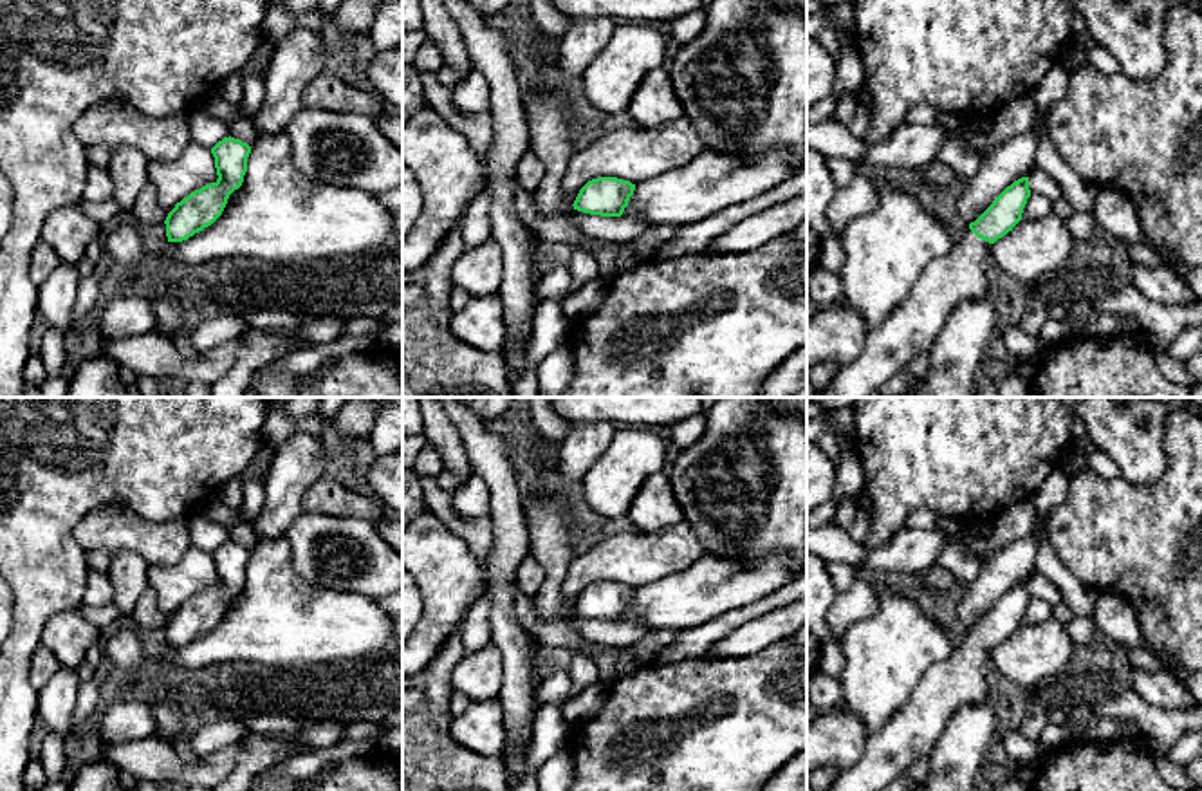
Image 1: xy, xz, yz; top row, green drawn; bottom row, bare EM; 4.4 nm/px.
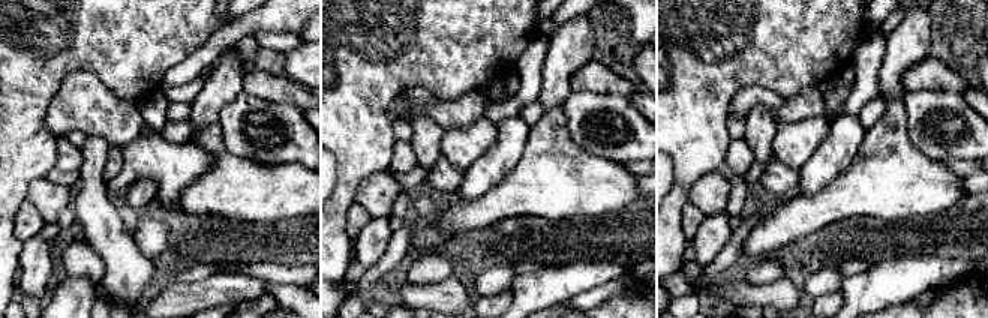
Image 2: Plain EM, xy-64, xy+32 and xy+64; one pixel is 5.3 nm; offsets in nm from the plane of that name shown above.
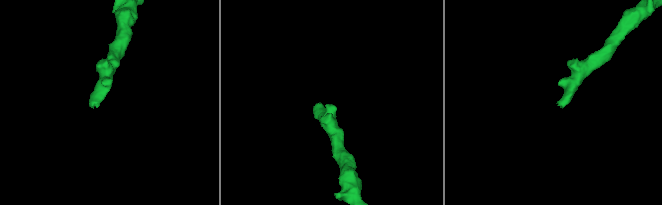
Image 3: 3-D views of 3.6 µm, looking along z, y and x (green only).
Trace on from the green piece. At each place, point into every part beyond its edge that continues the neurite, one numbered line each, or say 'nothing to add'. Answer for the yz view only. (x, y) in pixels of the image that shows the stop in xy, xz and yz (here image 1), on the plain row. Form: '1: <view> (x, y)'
1: yz (914, 732)

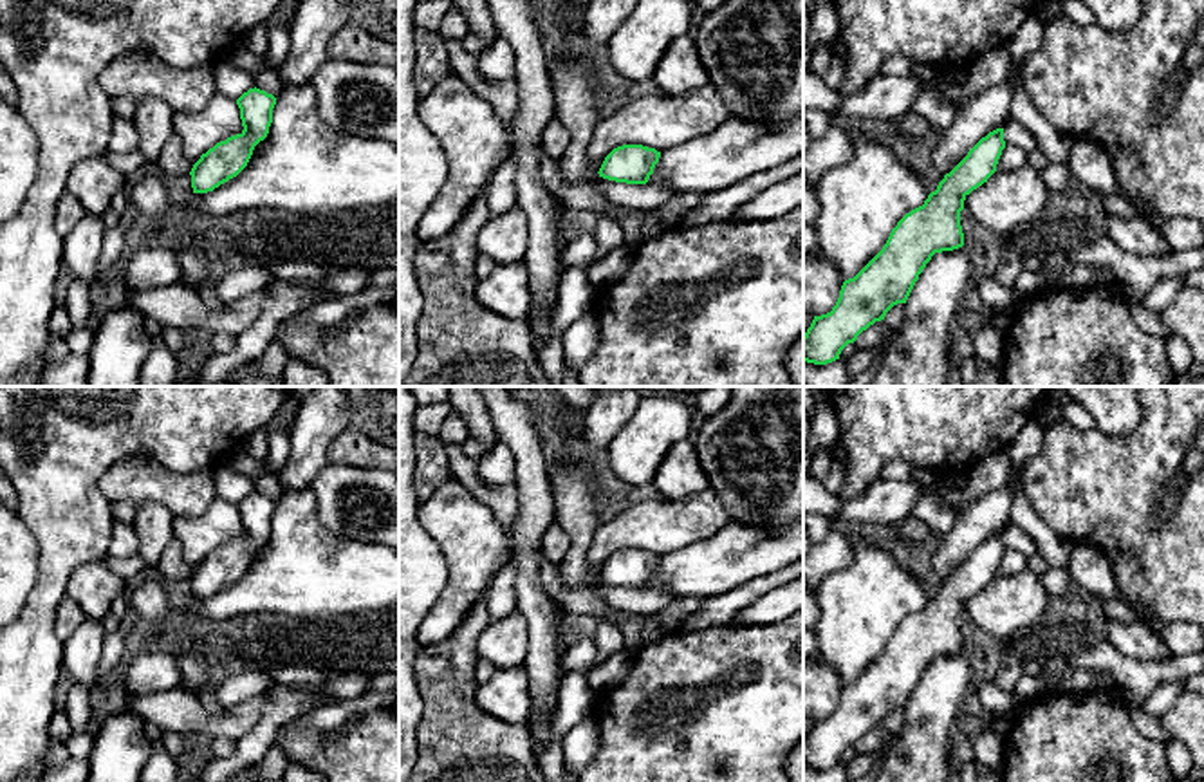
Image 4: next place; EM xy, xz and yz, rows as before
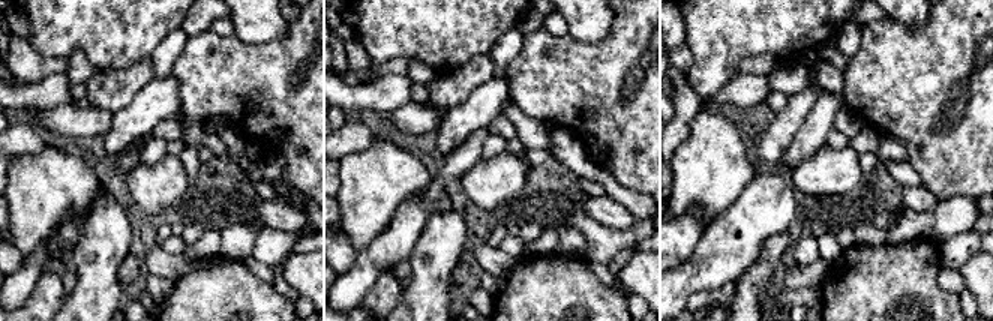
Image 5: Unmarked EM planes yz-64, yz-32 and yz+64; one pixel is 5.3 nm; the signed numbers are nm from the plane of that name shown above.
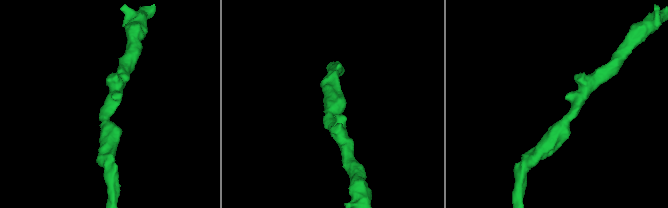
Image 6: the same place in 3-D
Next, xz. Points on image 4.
nothing to add

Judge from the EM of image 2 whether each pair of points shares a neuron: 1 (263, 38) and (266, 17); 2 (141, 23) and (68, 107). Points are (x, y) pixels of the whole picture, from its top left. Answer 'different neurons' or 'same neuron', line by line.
1: different neurons
2: different neurons

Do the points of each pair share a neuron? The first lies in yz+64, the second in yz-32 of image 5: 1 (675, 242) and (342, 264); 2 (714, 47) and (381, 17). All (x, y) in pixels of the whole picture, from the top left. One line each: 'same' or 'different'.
1: same
2: same

